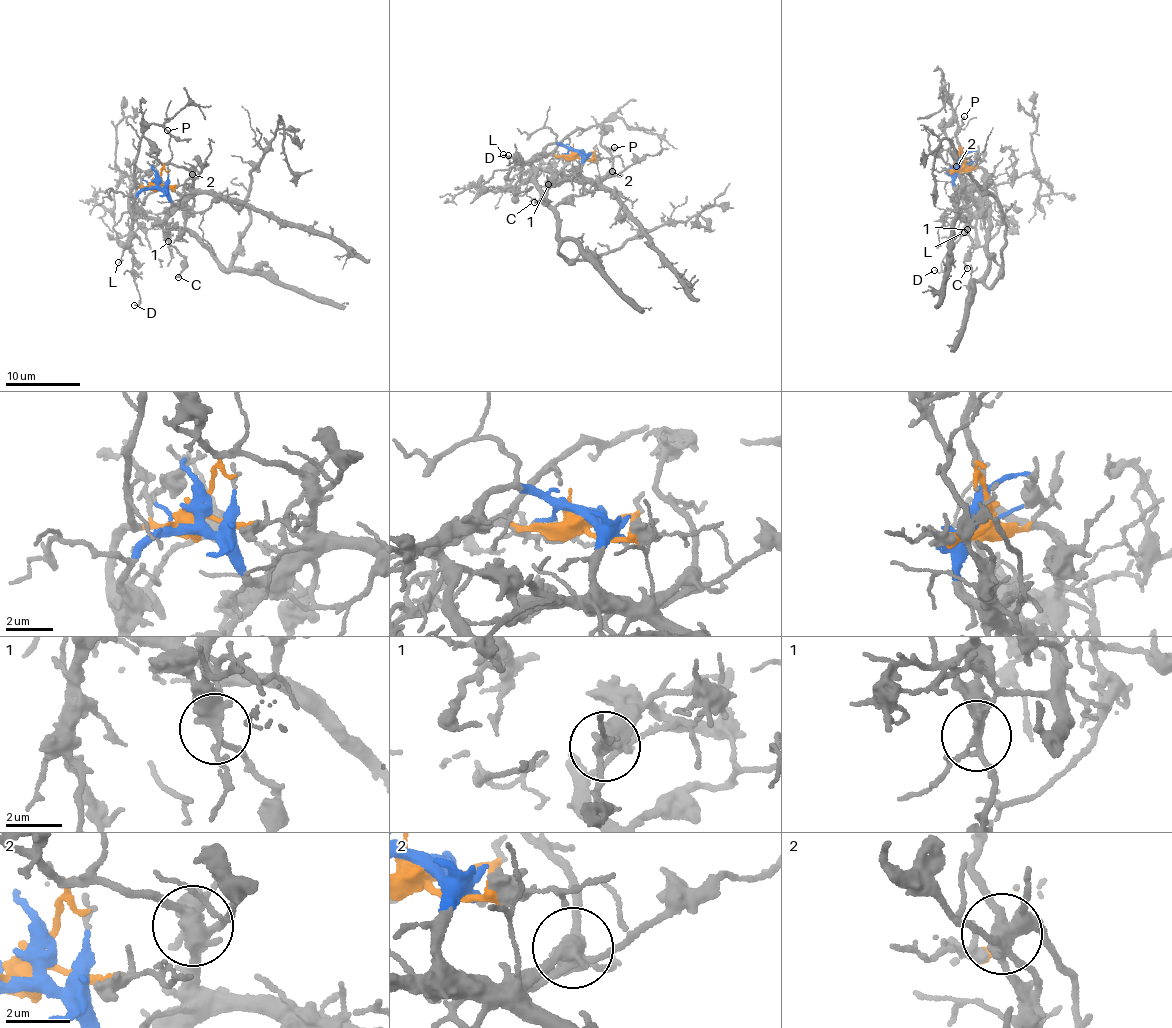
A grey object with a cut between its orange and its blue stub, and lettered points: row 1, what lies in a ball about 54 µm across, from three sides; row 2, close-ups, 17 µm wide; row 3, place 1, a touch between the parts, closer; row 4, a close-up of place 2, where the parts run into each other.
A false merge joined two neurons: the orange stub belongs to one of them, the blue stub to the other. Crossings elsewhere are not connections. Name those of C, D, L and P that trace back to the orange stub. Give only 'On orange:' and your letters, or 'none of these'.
On orange: none of these

